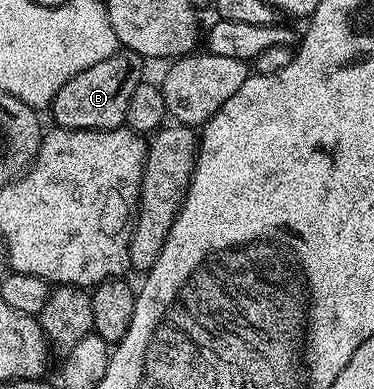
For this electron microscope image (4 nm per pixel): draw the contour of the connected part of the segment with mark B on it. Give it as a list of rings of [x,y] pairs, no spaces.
[[[117,50],[106,62],[98,62],[90,66],[90,70],[82,70],[82,74],[74,74],[58,94],[54,94],[50,105],[50,113],[56,121],[55,127],[70,130],[110,130],[119,128],[126,118],[126,105],[134,94],[134,86],[142,82],[140,76],[144,72],[141,57],[135,52]]]

